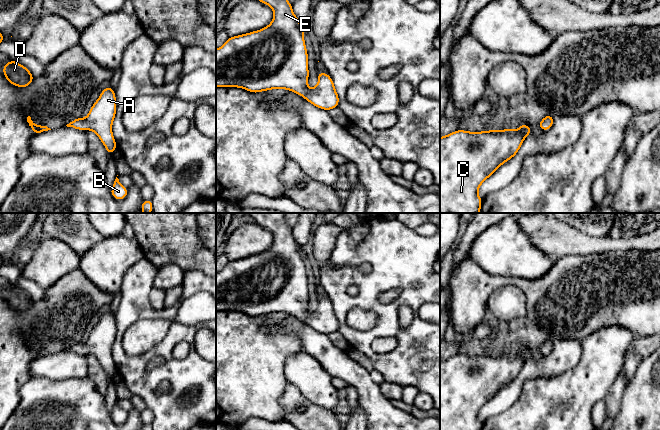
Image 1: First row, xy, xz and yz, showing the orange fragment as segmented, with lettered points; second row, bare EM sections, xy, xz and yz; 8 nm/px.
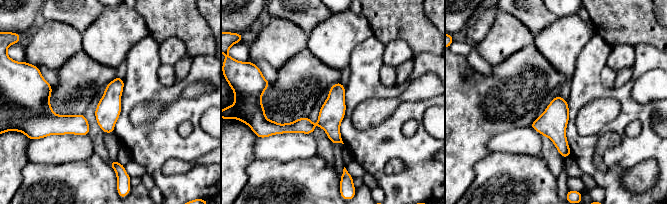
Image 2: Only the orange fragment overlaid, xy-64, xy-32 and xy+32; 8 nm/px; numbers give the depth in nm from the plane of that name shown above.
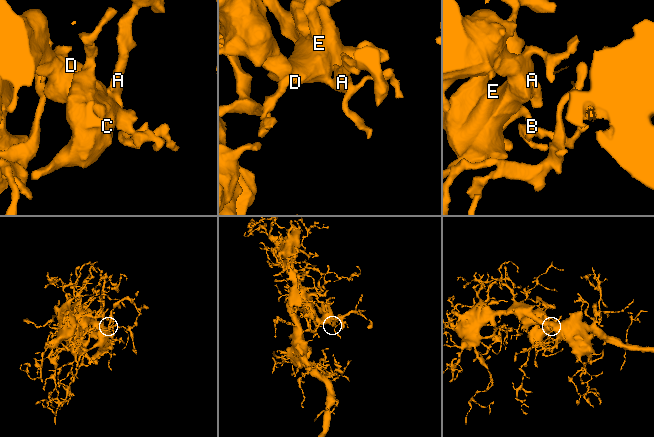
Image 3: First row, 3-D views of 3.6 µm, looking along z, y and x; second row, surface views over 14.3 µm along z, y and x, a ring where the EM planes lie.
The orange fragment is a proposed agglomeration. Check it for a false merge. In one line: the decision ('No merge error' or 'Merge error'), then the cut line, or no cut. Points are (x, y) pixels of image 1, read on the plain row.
No merge error. No split

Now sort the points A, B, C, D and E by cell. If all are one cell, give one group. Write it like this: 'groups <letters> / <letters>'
groups A B C D E

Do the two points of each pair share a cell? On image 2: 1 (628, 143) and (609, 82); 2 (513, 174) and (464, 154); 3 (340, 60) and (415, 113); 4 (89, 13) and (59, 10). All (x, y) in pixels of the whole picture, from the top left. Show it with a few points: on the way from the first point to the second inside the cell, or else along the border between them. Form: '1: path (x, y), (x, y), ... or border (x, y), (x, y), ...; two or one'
1: border (605, 64), (601, 72), (601, 83), (612, 88); two
2: border (491, 153), (475, 164), (474, 179), (471, 182); two
3: border (359, 44), (353, 50), (348, 65); two
4: path (82, 10), (66, 10); one

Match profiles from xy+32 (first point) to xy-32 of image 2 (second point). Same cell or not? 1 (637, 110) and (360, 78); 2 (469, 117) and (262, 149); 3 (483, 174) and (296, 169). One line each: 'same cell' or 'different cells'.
1: same cell
2: different cells
3: same cell

